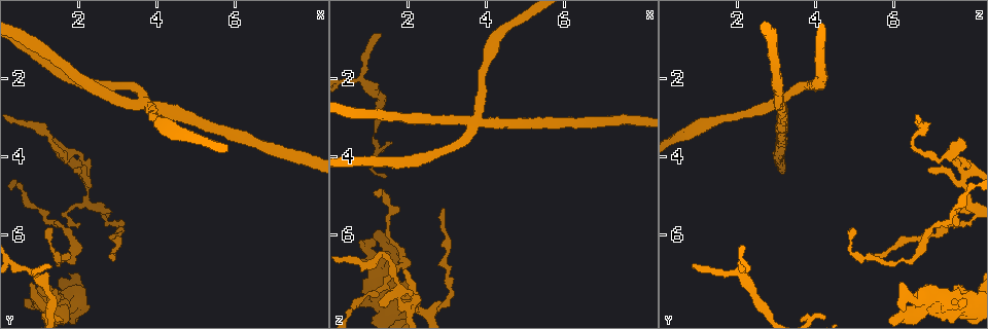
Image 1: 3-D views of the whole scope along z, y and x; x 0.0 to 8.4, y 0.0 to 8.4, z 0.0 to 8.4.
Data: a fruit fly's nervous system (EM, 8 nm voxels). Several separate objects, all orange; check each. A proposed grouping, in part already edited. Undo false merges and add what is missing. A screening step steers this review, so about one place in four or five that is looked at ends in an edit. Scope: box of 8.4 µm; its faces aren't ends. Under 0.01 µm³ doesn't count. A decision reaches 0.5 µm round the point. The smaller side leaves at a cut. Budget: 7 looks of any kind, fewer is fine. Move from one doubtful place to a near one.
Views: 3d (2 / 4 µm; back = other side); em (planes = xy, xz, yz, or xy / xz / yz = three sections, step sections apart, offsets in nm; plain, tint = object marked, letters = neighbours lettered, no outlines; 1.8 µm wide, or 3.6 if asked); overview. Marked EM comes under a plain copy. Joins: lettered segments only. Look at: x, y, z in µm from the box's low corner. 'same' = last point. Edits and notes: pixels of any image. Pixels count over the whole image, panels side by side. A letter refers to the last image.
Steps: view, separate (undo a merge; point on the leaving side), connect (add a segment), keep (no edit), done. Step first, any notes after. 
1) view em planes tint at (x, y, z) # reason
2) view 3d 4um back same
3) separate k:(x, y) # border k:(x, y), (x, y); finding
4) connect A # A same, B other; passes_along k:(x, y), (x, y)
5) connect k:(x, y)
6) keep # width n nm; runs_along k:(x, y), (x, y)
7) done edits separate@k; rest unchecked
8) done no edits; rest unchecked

view em 3.6um planes letters at (1.25, 5.85, 5.00) # thin end

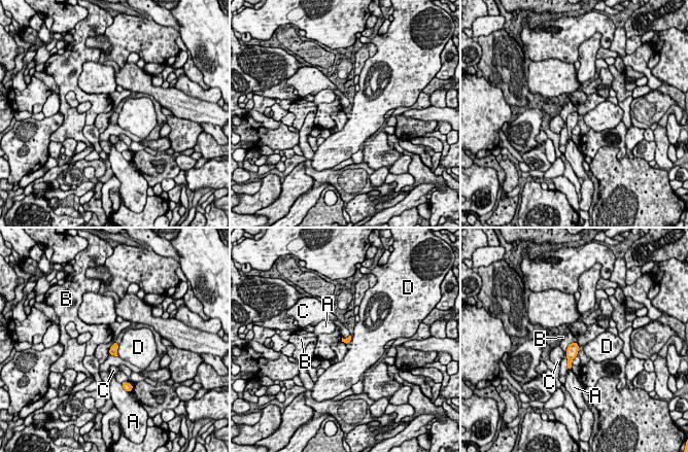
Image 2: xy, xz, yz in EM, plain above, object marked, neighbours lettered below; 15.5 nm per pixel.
keep # A other, B other, C other, D other; border 2:(341, 338), (342, 341); none of them fits

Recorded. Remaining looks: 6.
view 3d 4um at (1.50, 7.85, 7.20) # two arms in line, one across

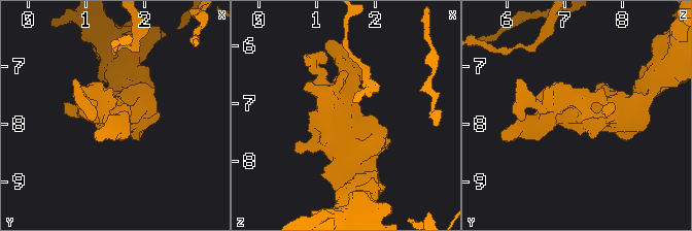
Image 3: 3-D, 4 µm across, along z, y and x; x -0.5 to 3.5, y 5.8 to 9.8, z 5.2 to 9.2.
view em 3.6um xz step 4 tint at (1.55, 7.85, 7.20) # need the tissue

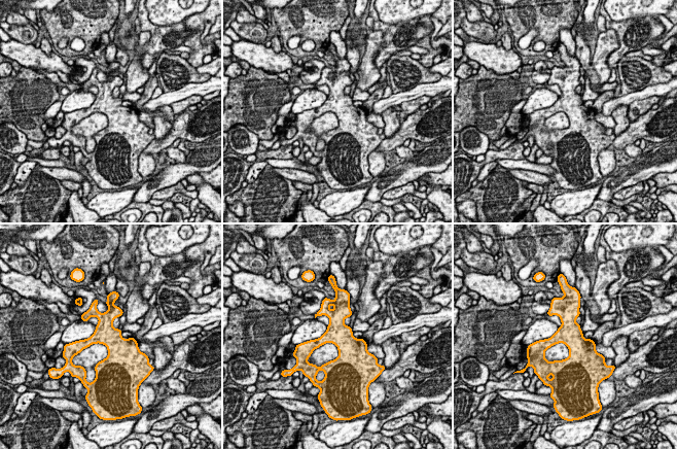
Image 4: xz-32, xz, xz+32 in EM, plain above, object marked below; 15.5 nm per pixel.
view em 3.6um planes letters same # cut it another way

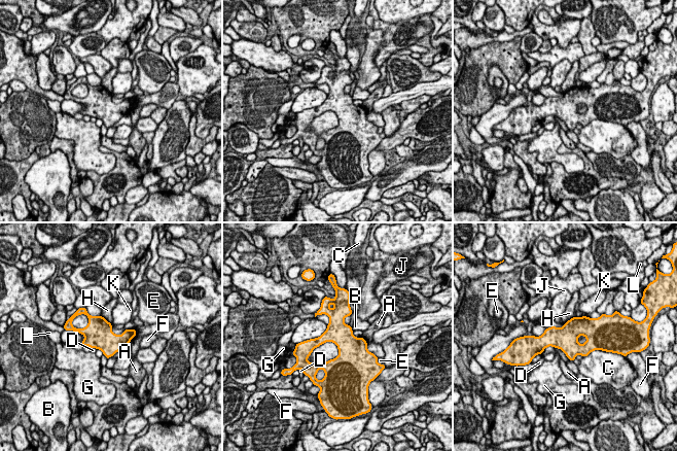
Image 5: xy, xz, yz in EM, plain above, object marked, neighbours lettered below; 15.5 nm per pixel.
keep # width 360 nm; A other, B other, C other, D other, E other, F other, G other, H other, J other, K other, L other; border 5:(350, 314), (344, 319), (347, 325); one neuron here

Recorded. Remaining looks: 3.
view 3d 4um back at (2.20, 4.95, 7.90) # narrows sharply

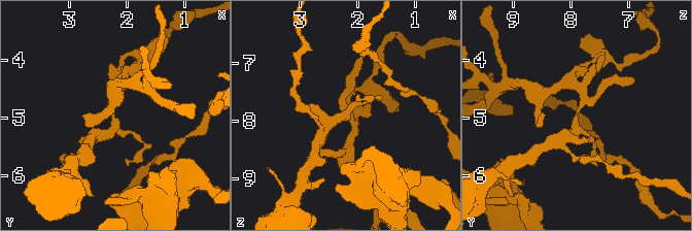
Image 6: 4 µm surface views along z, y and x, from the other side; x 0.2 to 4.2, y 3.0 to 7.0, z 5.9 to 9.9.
view em planes tint at (2.25, 4.90, 7.90)

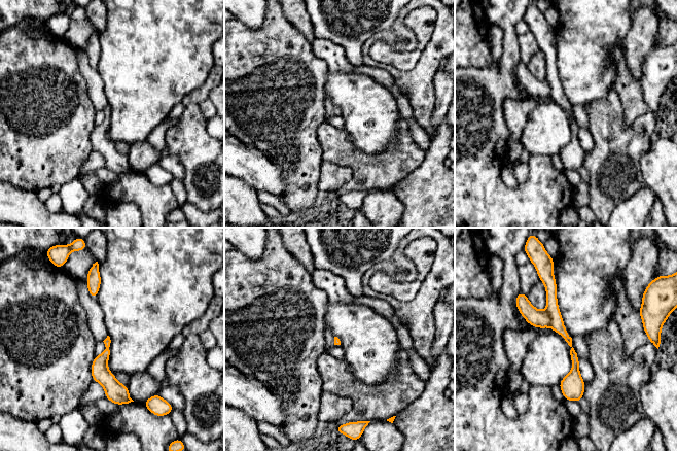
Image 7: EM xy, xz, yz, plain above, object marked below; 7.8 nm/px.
view em planes letters same # what lies round it

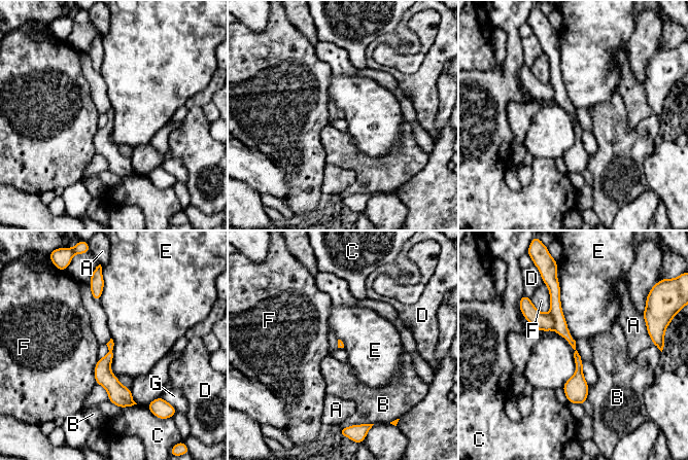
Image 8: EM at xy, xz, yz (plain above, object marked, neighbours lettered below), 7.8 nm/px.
separate 8:(560, 327) # width 50 nm; A other, B other, C other, D other, E other, F other, G other; border 8:(550, 312), (554, 321), (554, 328); a second neuron is stuck on

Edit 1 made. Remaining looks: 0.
done edits separate@8; rest unchecked

